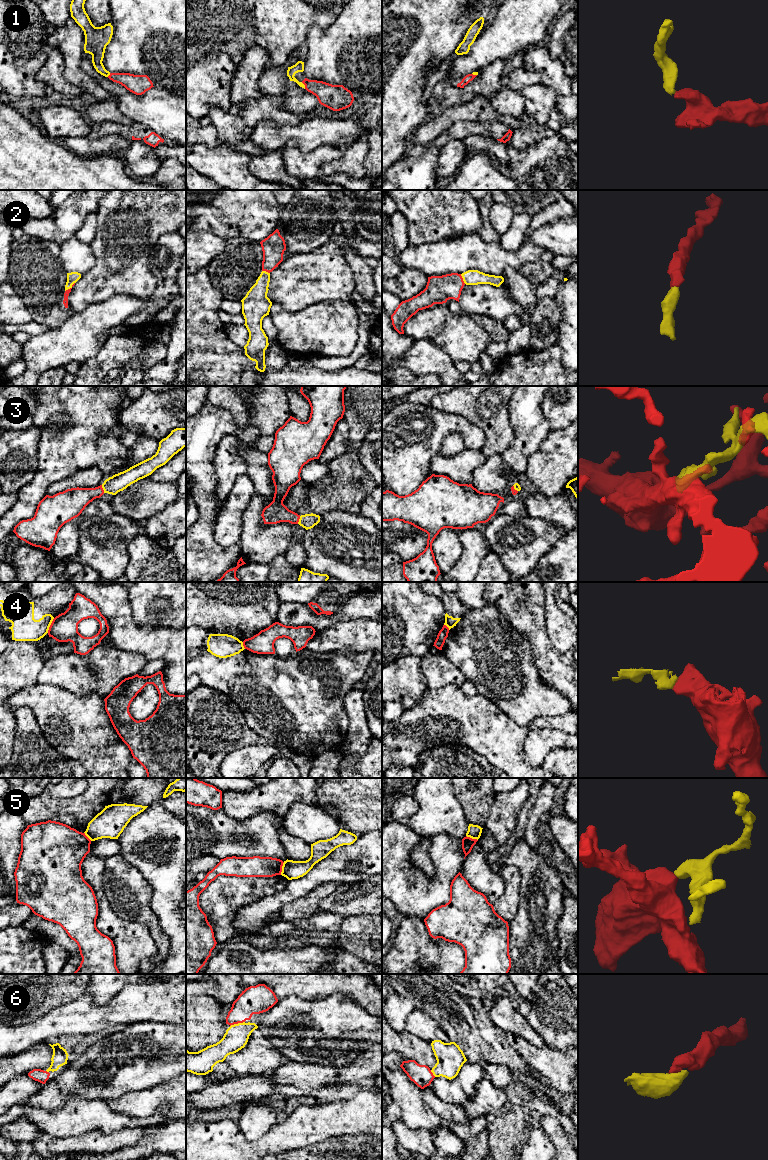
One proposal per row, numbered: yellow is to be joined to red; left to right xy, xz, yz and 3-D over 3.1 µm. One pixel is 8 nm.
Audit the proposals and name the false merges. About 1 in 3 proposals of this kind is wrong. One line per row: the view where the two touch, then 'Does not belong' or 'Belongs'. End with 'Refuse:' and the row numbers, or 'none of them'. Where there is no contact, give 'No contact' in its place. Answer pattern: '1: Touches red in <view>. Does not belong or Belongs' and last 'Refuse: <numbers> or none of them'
1: Touches red in xz. Belongs
2: Touches red in xy. Belongs
3: Touches red in xy. Belongs
4: Touches red in xy. Does not belong
5: Touches red in xz. Does not belong
6: Touches red in xz. Belongs
Refuse: 4, 5

